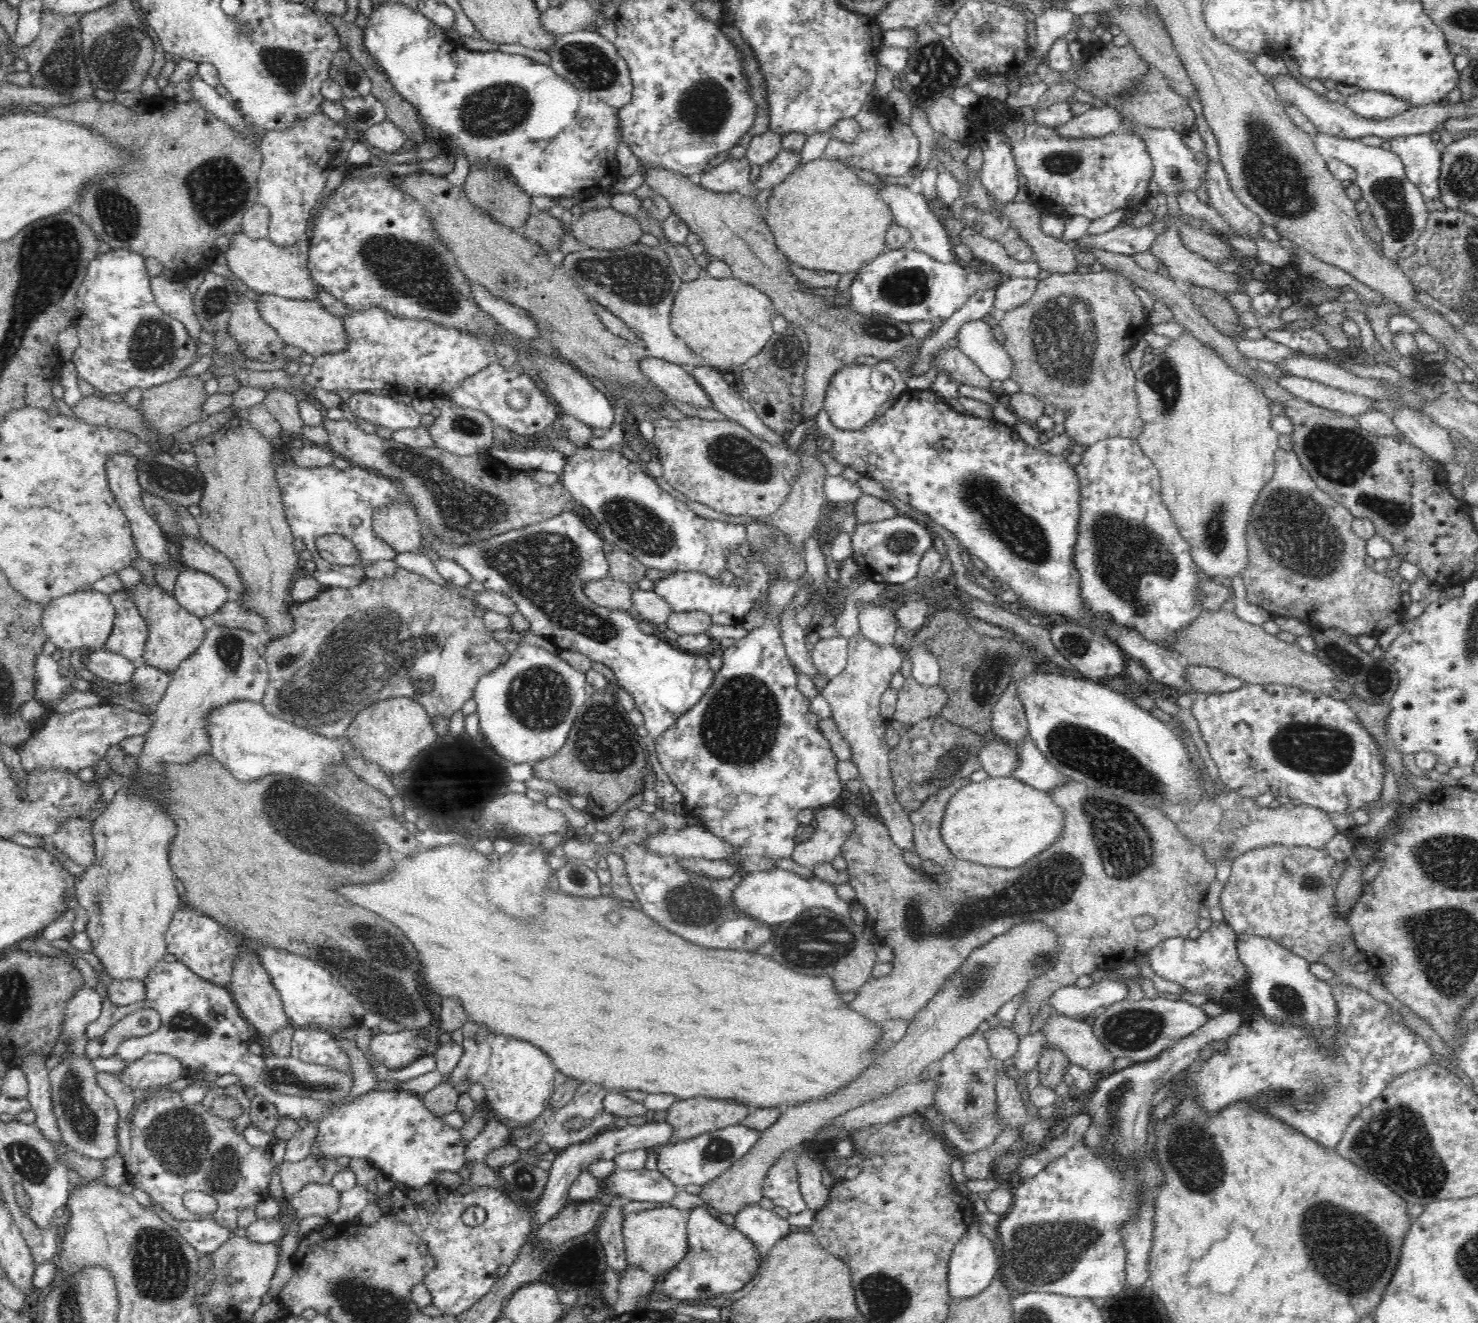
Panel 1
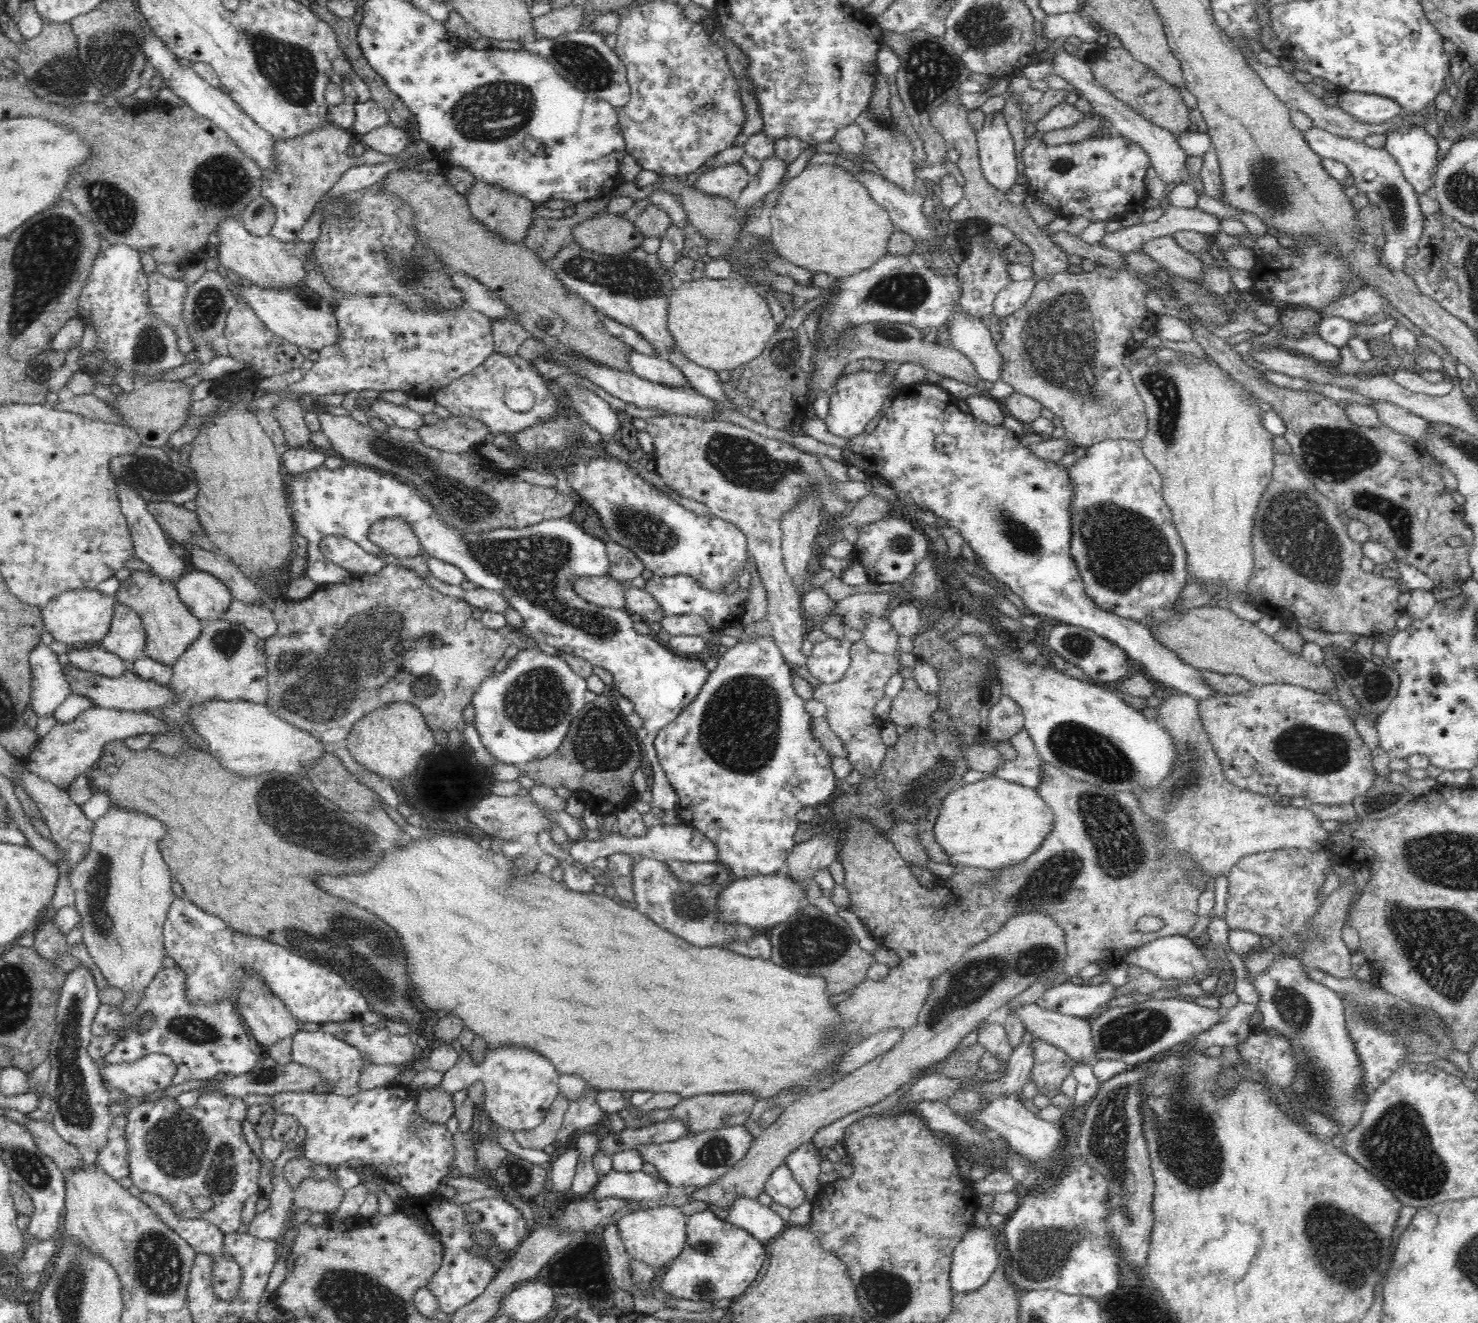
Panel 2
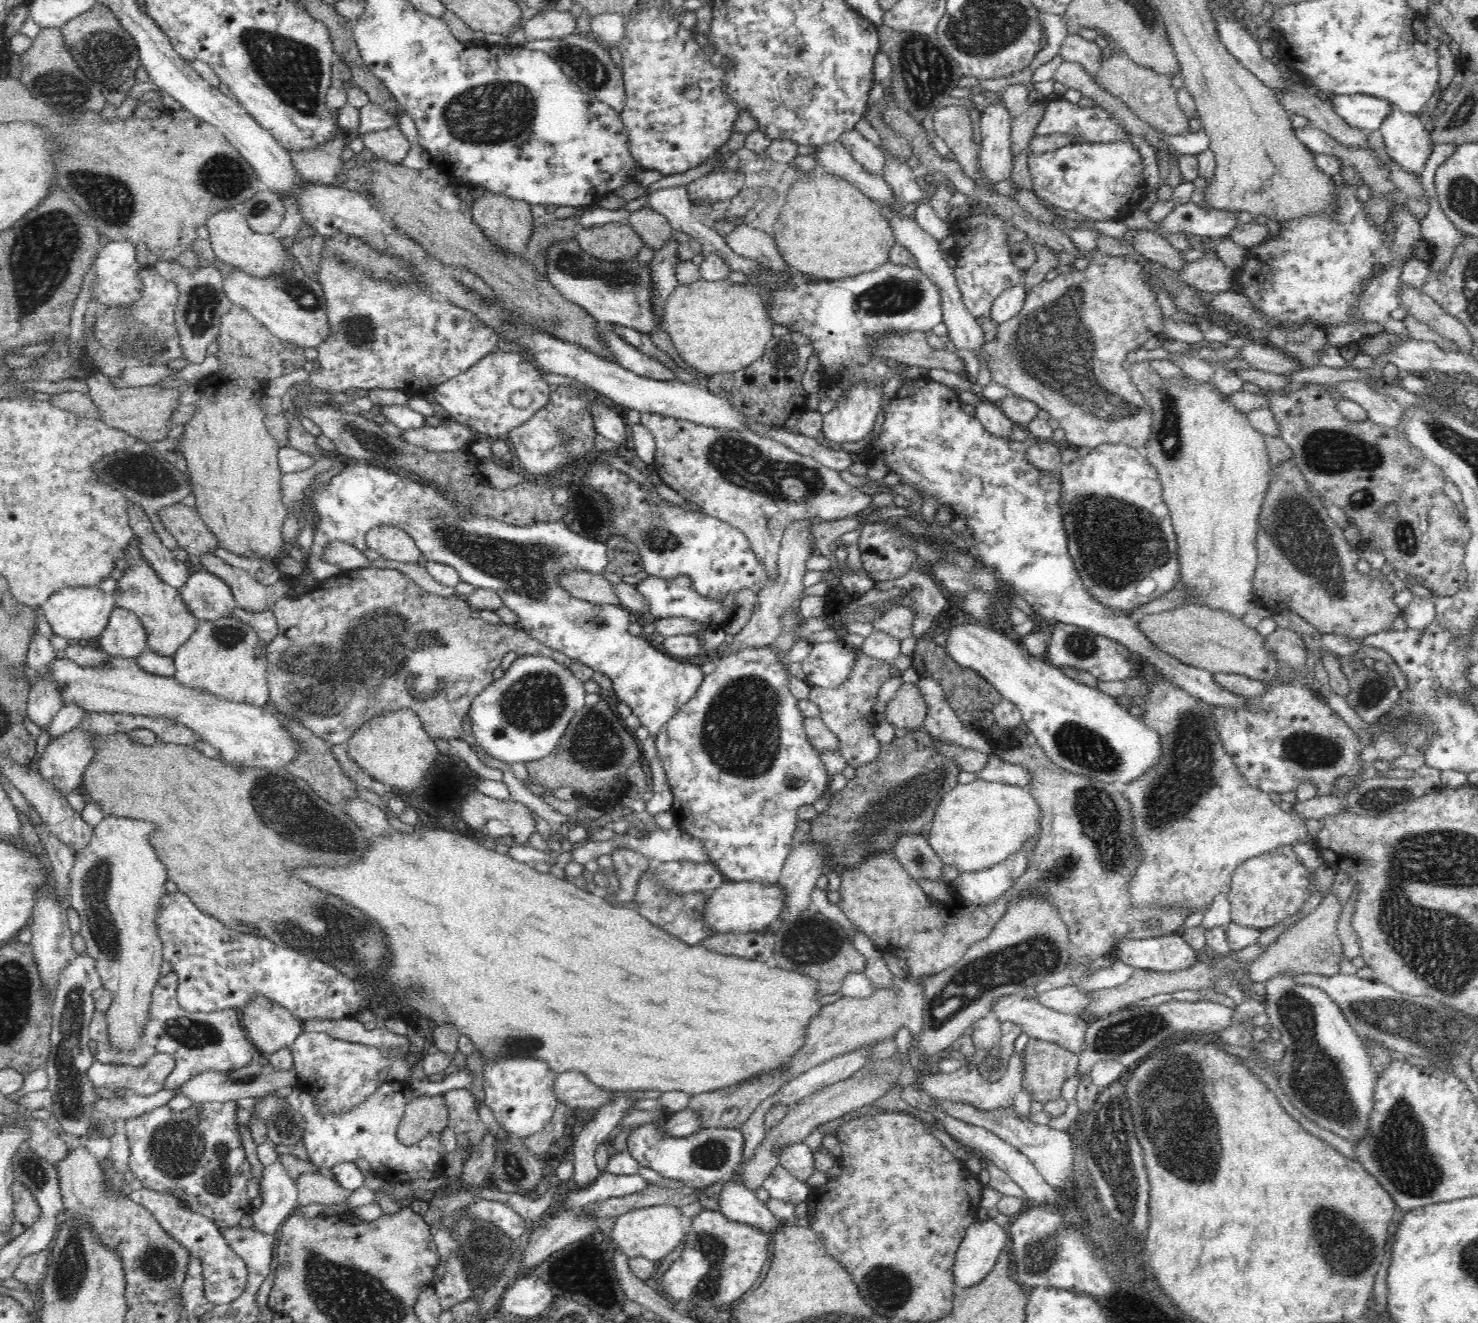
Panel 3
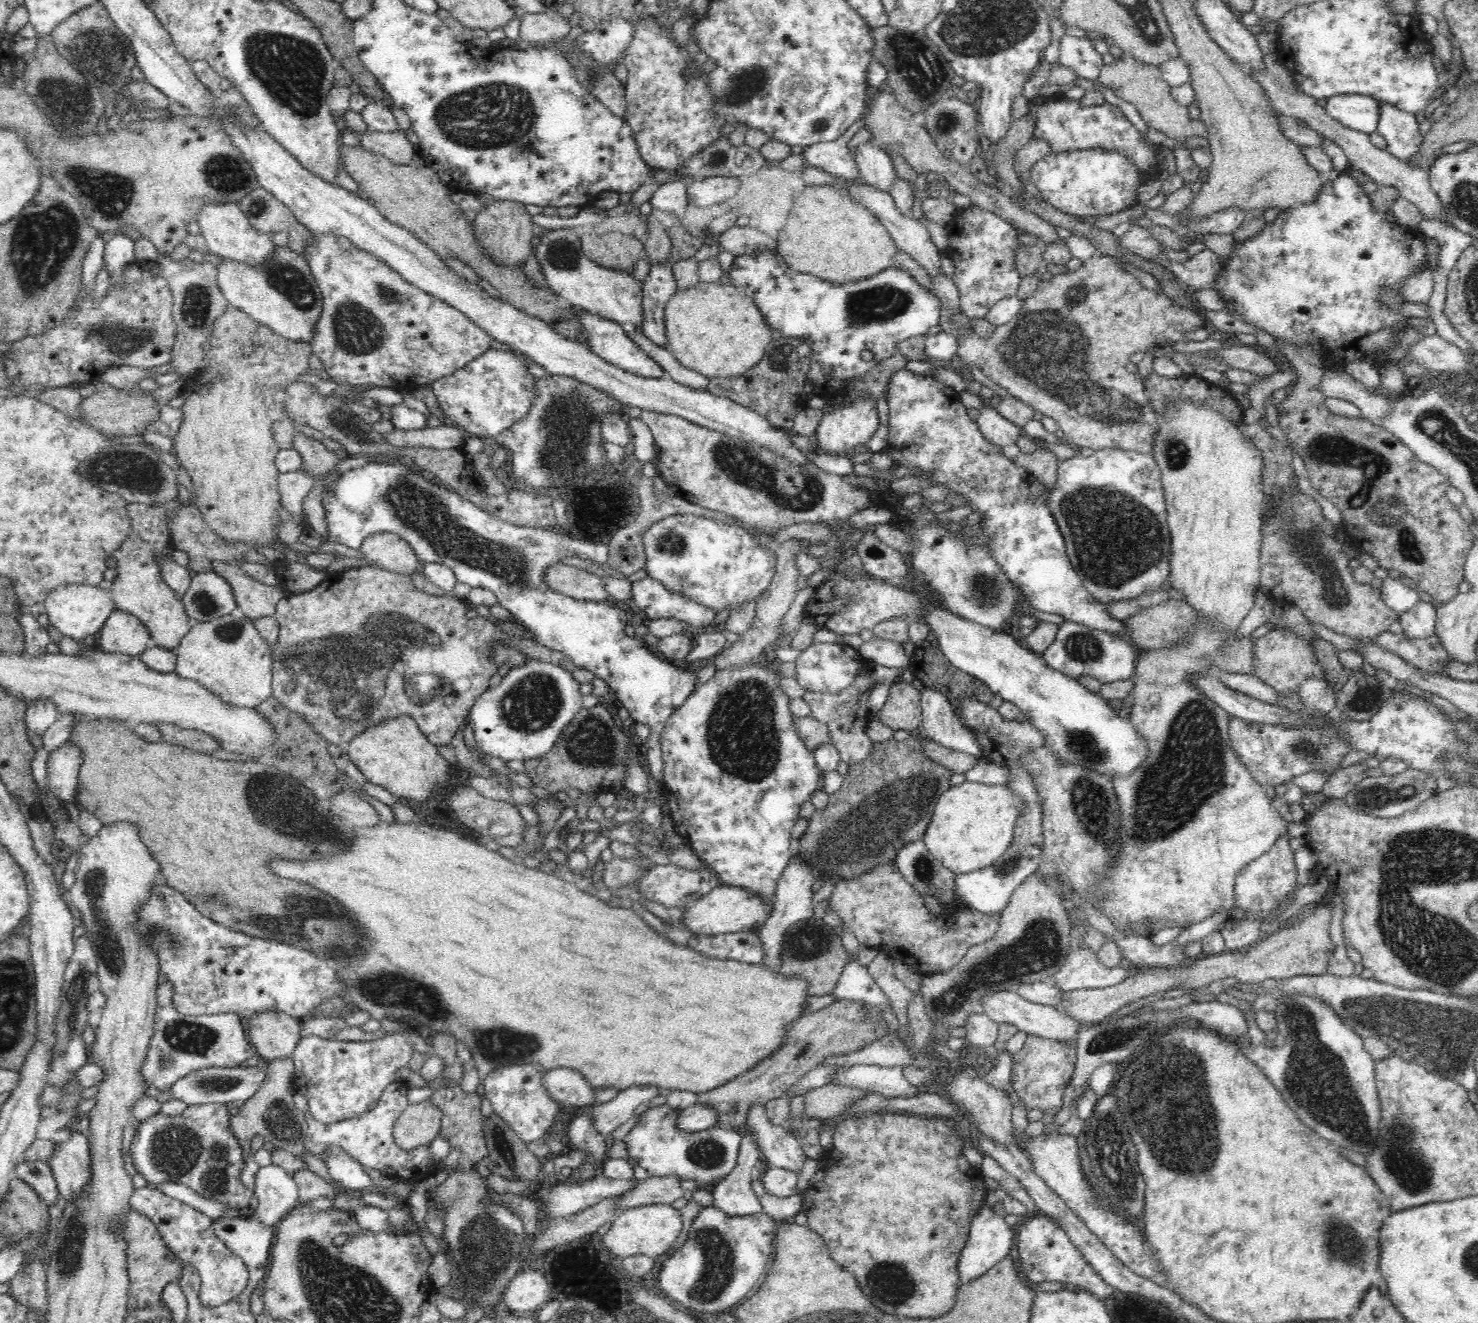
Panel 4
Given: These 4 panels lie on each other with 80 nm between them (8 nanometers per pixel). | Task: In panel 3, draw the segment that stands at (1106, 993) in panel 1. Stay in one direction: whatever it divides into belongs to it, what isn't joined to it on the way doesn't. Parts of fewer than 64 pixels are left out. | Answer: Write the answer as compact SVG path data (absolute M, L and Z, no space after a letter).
M1028 986L1021 990L1021 994L1027 999L1036 998L1038 1002L1052 1010L1071 1015L1080 1015L1080 1012L1090 1002L1090 999L1086 999L1086 995L1081 990L1070 986L1044 990L1044 992L1037 992L1035 986Z

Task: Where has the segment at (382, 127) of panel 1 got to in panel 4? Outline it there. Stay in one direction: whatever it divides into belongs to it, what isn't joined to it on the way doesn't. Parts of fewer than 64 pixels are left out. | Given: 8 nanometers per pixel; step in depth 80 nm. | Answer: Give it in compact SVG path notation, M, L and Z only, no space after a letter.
M368 131L358 139L367 151L374 151L394 164L410 165L416 158L416 147L410 144L404 132Z

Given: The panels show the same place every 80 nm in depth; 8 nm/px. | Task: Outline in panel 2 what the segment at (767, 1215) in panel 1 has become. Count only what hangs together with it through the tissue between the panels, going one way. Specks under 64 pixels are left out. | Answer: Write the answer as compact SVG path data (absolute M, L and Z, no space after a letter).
M750 1199L736 1200L728 1210L727 1220L738 1228L747 1230L748 1234L756 1237L766 1248L778 1234L782 1234L788 1223L770 1206Z

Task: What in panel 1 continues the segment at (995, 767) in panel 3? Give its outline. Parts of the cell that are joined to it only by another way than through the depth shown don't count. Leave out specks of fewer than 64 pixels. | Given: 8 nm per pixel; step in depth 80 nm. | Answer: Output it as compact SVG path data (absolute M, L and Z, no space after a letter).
M1024 740L1017 748L1020 753L1020 762L1016 772L1012 772L1012 776L1020 781L1049 793L1072 782L1068 775L1062 774L1050 763L1034 740Z

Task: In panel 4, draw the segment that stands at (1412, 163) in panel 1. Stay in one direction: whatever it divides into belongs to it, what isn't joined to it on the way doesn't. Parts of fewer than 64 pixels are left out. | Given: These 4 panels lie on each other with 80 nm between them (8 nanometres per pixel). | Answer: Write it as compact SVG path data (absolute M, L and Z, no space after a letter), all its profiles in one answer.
M1379 102L1379 105L1381 115L1376 131L1386 139L1387 152L1397 156L1404 163L1412 162L1412 158L1420 151L1423 140L1416 116L1403 112L1389 103Z

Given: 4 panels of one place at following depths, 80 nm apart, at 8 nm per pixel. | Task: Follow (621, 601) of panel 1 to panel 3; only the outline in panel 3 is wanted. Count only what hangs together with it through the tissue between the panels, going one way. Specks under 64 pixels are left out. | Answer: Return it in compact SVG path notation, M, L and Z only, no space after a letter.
M562 572L558 584L572 597L592 604L612 605L619 607L619 599L613 590L613 584L600 574L590 572Z

